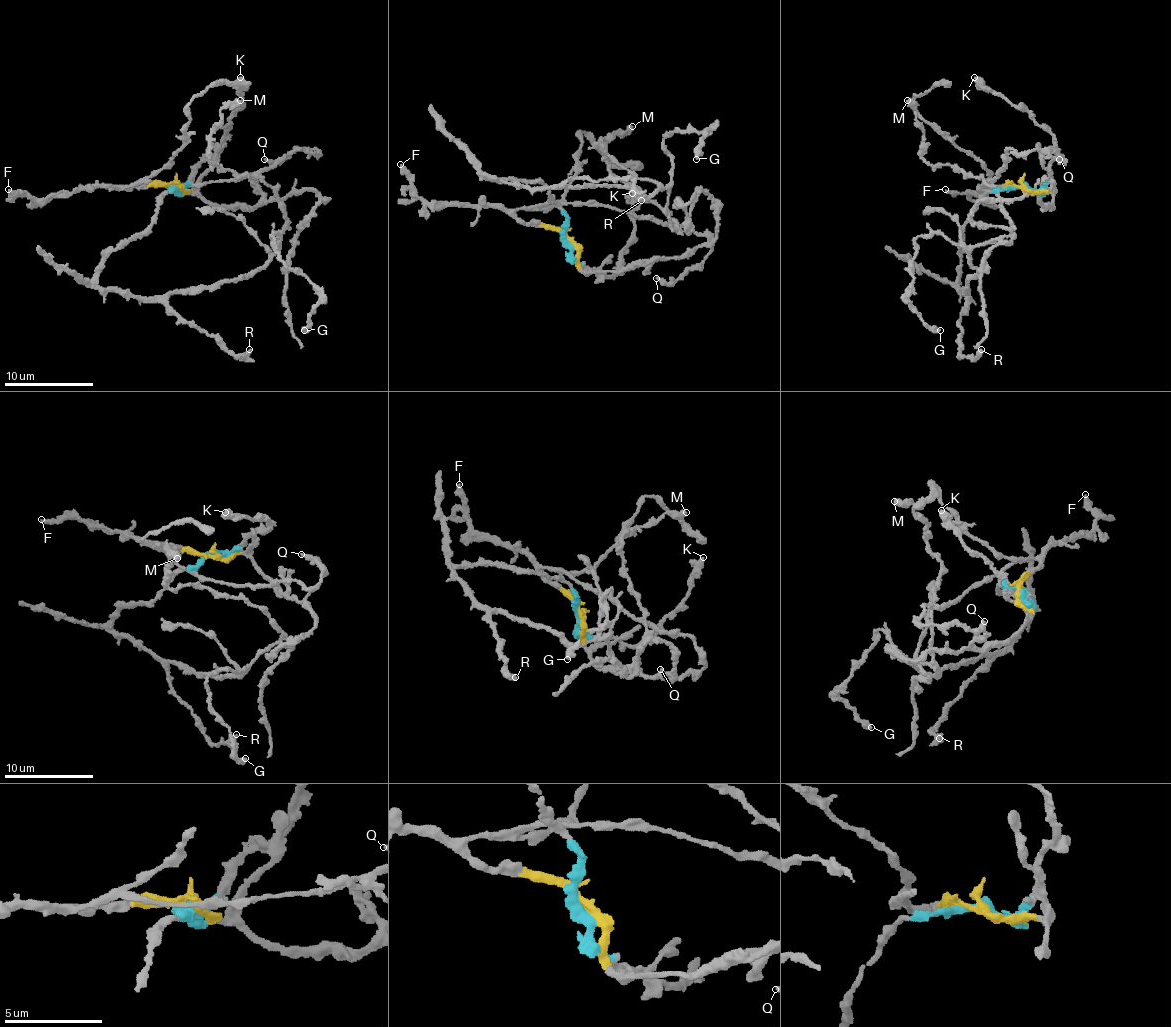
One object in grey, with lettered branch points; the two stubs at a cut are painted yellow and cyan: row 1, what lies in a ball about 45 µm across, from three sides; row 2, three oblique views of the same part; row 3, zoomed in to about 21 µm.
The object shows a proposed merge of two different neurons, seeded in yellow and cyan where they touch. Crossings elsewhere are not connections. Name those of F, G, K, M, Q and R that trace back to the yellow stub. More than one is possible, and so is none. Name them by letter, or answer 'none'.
F, Q

